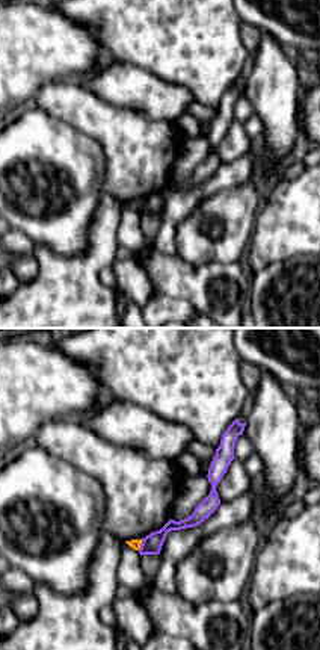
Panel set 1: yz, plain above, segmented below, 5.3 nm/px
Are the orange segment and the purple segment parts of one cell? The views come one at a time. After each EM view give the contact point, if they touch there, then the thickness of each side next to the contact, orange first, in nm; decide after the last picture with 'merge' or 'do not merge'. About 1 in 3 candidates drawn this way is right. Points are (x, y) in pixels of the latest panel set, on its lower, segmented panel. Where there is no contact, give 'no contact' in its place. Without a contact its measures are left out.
(141, 543) | 50/110 nm

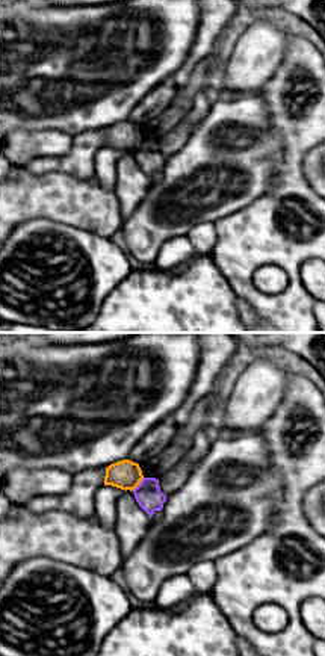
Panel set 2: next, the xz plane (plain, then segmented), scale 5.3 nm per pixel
(138, 484) | 160/140 nm

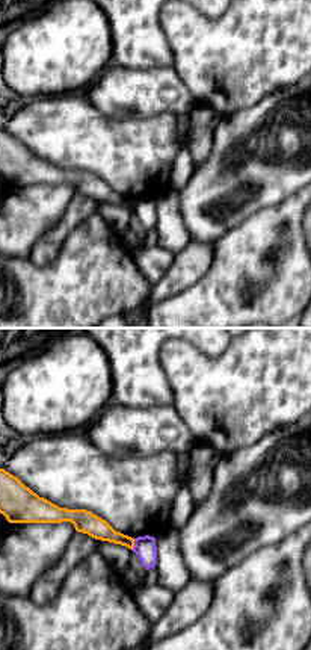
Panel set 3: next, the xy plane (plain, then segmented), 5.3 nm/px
(133, 544) | 120/110 nm

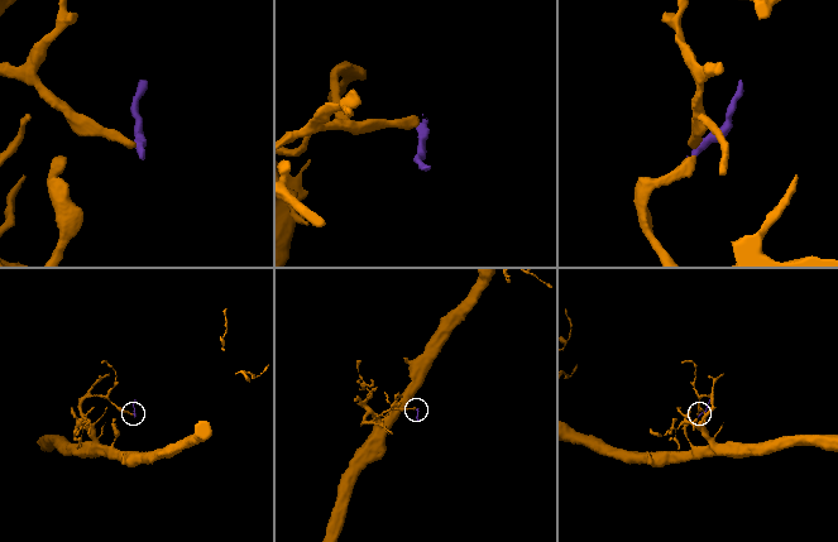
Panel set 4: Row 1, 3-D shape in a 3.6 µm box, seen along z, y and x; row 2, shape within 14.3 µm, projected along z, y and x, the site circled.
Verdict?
do not merge

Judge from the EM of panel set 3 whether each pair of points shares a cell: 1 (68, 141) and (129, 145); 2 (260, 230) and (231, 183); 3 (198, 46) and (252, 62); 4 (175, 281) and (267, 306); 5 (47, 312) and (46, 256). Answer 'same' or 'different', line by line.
1: same
2: different
3: same
4: different
5: different

